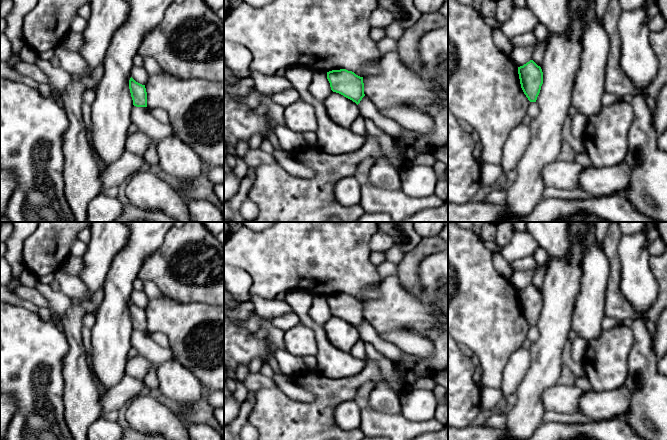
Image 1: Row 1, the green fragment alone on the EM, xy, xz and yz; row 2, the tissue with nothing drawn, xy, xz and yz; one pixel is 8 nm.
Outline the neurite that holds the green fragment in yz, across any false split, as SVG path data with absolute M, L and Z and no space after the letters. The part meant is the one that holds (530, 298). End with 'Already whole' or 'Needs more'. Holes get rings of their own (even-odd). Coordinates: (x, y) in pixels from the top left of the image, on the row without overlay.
M533 284L518 291L521 312L530 326L536 326L543 308L543 296Z. Already whole

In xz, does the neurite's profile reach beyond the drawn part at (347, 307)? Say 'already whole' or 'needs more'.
already whole

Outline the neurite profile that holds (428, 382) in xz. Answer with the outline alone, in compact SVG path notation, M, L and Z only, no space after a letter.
M426 377L418 379L415 384L412 386L412 389L416 388L426 388L432 390L436 386L436 382L432 377Z

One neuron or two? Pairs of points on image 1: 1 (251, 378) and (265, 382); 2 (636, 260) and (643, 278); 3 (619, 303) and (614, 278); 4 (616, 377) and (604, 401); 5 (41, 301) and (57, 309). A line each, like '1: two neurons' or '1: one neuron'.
1: one neuron
2: one neuron
3: one neuron
4: two neurons
5: two neurons

